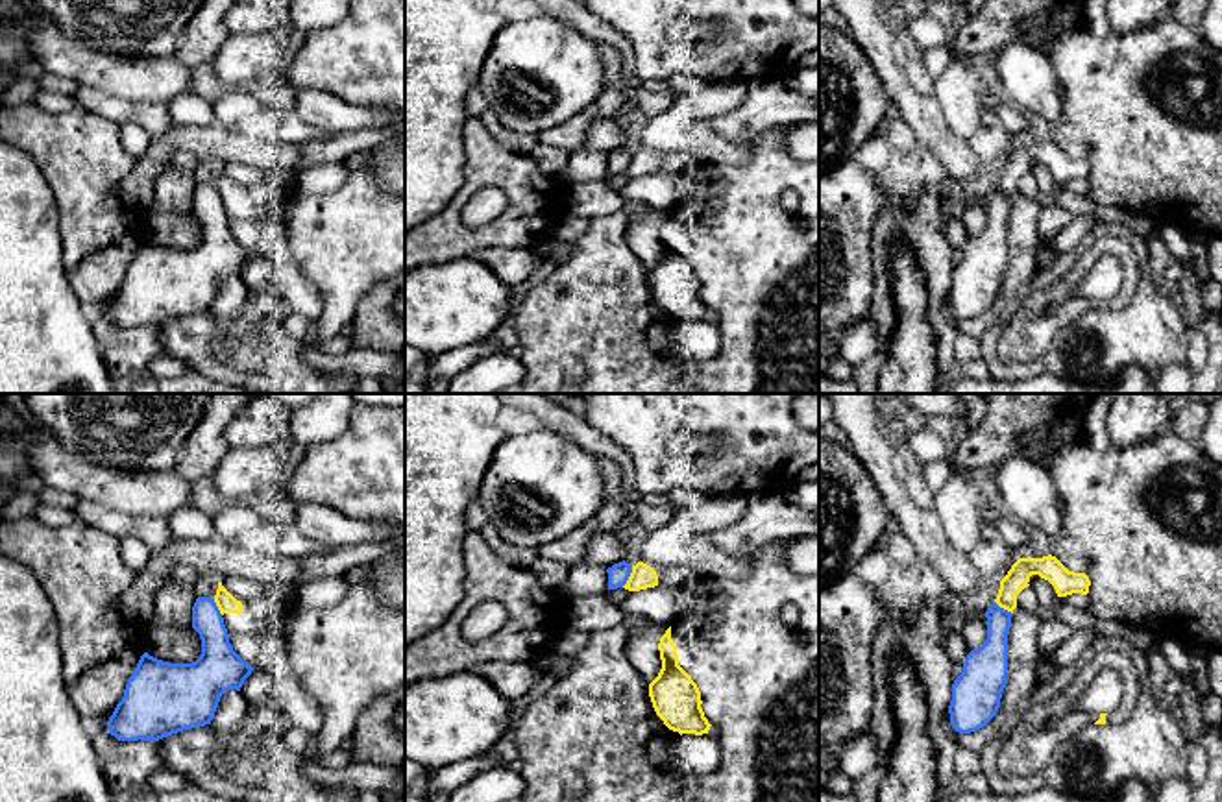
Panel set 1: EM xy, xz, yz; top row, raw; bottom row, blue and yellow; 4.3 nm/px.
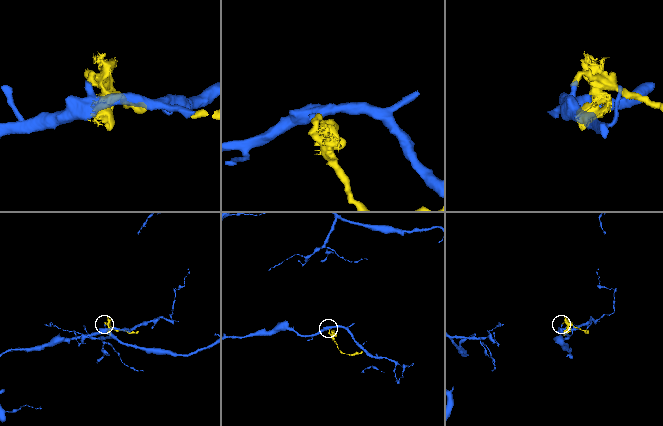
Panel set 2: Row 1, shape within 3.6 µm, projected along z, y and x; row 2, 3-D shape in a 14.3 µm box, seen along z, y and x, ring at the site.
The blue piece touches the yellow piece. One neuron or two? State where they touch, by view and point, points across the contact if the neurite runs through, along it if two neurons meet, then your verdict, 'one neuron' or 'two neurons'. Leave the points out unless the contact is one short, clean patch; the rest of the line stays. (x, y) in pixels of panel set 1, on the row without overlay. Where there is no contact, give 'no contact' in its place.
xz (627, 163) | along xz (633, 152), (622, 172) | two neurons

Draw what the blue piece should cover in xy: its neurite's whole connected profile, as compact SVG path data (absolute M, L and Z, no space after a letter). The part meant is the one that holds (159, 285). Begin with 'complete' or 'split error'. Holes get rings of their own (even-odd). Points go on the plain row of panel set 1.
complete; M198 183L192 192L192 214L200 220L202 240L192 249L170 249L144 238L131 259L122 286L107 307L118 327L159 327L172 320L211 310L220 283L240 277L253 253L231 233L224 203L211 183Z

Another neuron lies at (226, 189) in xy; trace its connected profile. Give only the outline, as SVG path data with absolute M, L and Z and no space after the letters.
M218 168L218 176L214 181L214 188L220 196L220 200L242 200L244 192L240 187L237 187L224 172Z

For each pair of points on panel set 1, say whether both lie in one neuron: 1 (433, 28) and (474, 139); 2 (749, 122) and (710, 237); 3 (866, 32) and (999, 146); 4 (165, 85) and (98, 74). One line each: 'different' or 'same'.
1: different
2: different
3: different
4: same

